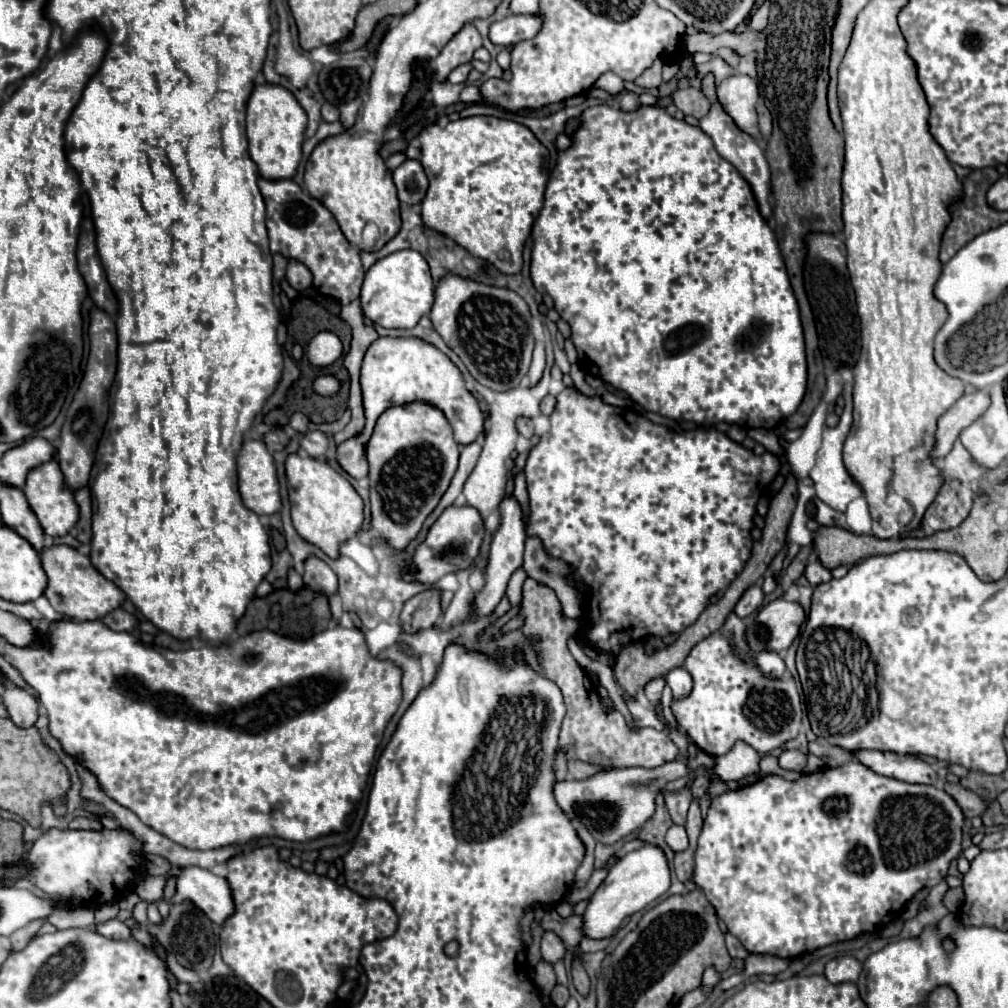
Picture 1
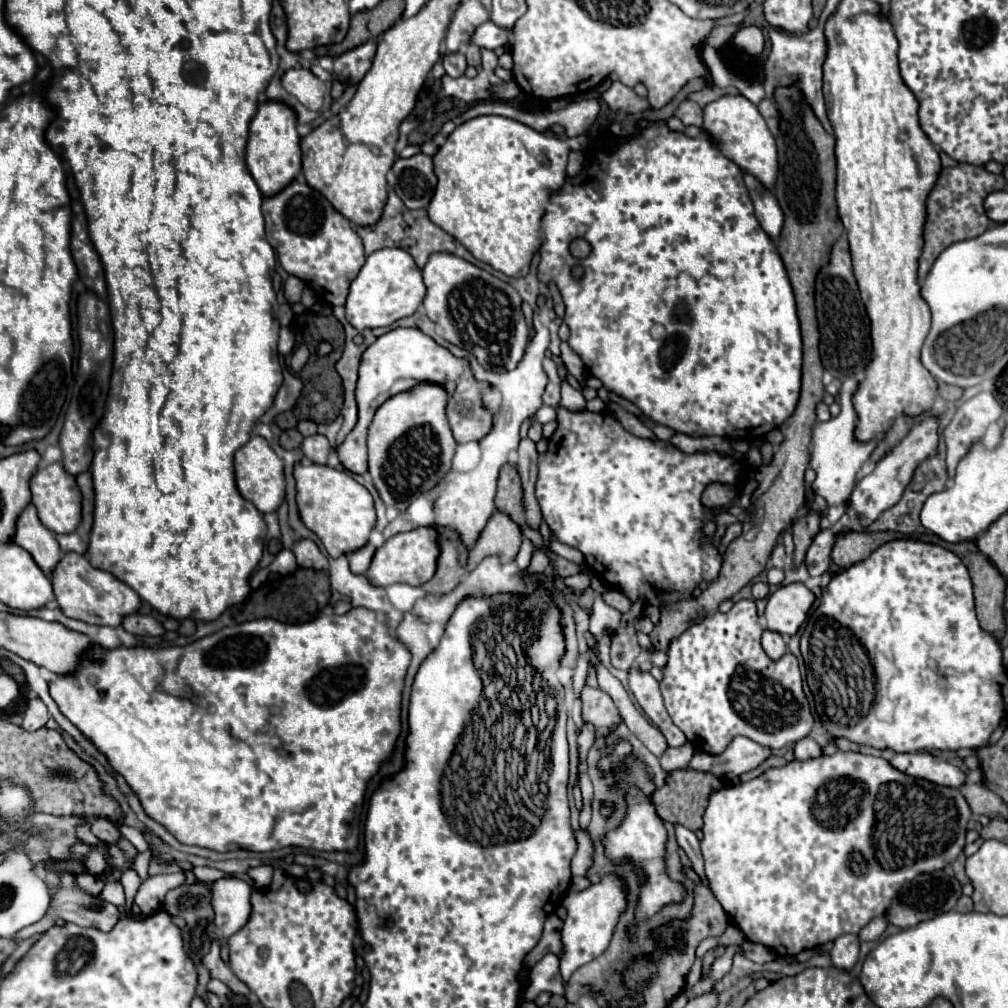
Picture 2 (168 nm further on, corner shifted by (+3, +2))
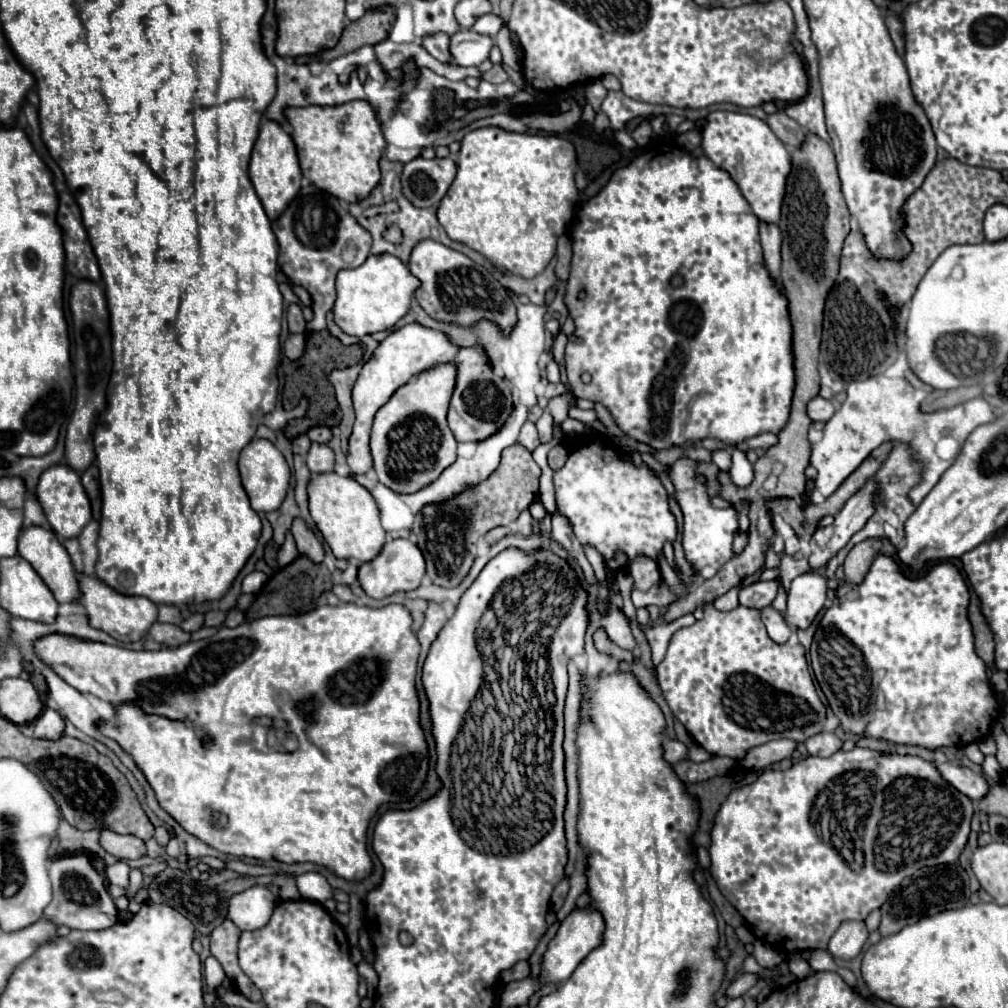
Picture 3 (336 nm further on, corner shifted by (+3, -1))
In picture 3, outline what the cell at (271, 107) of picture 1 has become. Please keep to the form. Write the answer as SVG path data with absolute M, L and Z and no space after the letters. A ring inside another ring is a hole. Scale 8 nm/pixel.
M265 121L259 131L257 143L253 147L251 163L249 163L249 177L271 221L277 219L287 209L287 205L293 201L293 197L301 189L301 169L297 161L295 143L275 121Z

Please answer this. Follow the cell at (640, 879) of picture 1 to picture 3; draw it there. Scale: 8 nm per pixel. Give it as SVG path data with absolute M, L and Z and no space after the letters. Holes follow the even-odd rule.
M581 909L581 911L573 911L559 927L557 935L549 941L547 951L543 953L543 961L541 961L541 973L539 973L539 981L541 983L563 983L571 977L571 971L575 971L575 967L599 945L599 939L603 935L603 917L599 915L599 911L591 911Z

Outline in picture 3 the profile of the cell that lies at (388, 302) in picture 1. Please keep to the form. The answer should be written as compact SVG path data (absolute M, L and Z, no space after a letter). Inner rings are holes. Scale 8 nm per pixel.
M369 255L367 261L355 269L337 273L337 301L333 305L333 321L347 335L371 335L391 329L407 311L419 279L407 271L407 265L393 255Z

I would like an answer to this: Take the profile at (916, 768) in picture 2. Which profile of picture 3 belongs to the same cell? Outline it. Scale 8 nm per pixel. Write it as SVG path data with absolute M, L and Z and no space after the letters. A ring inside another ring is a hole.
M943 763L943 765L939 765L939 771L941 771L943 779L947 779L957 791L967 795L969 799L977 799L979 801L989 791L989 783L983 777L983 773L975 773L969 767Z

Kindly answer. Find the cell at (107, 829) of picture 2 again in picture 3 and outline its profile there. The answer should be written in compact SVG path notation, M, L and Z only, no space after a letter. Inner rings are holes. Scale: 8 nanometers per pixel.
M103 831L101 845L105 847L107 853L111 853L119 859L139 859L139 857L147 855L145 843L133 835L119 835L113 831Z

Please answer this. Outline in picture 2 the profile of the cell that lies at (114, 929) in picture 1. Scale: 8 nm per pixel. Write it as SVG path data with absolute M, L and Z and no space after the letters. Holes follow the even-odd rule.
M61 874L61 890L53 896L51 908L45 918L33 926L19 930L13 940L25 940L35 932L45 932L55 924L57 918L65 922L73 922L77 926L97 928L101 932L109 932L119 922L119 910L113 904L101 902L81 890L73 888L73 874Z

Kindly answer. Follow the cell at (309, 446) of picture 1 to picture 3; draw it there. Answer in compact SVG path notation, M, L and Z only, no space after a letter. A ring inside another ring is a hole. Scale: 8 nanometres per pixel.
M313 443L311 451L307 453L307 467L313 475L319 473L329 473L333 471L335 465L335 455L331 451L329 445L321 445L321 443Z

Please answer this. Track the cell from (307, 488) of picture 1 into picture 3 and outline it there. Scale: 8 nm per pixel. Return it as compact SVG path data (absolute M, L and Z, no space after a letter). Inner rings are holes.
M337 473L313 475L309 483L309 511L337 559L353 557L361 563L371 561L387 541L387 531L381 525L373 495L353 477L339 477Z

